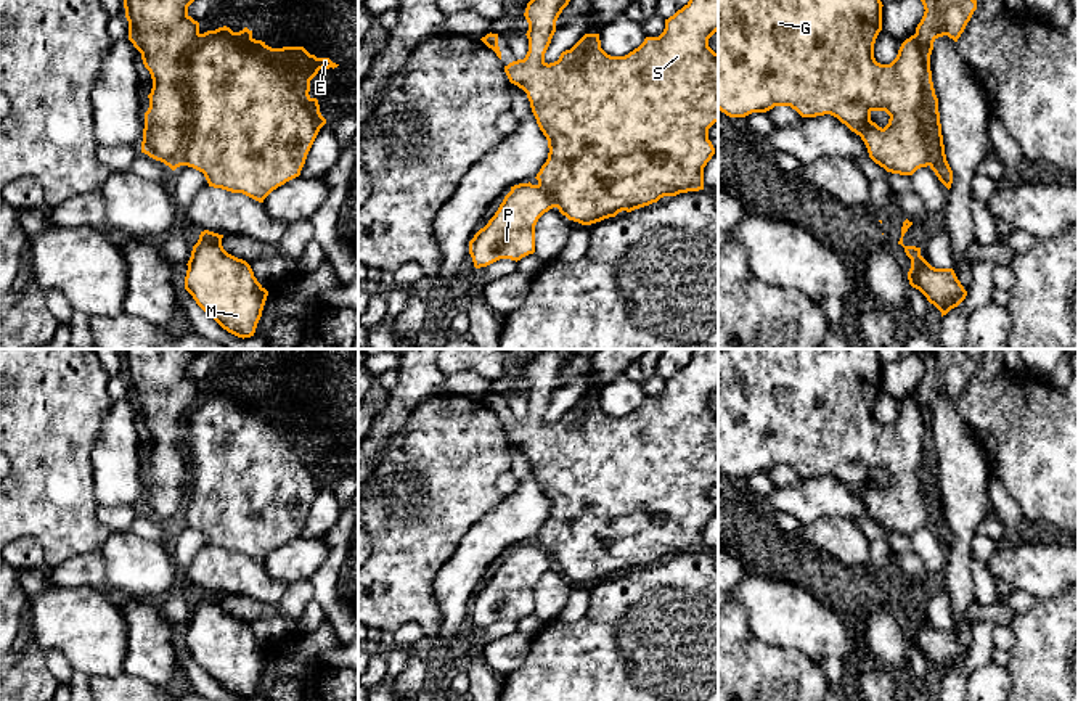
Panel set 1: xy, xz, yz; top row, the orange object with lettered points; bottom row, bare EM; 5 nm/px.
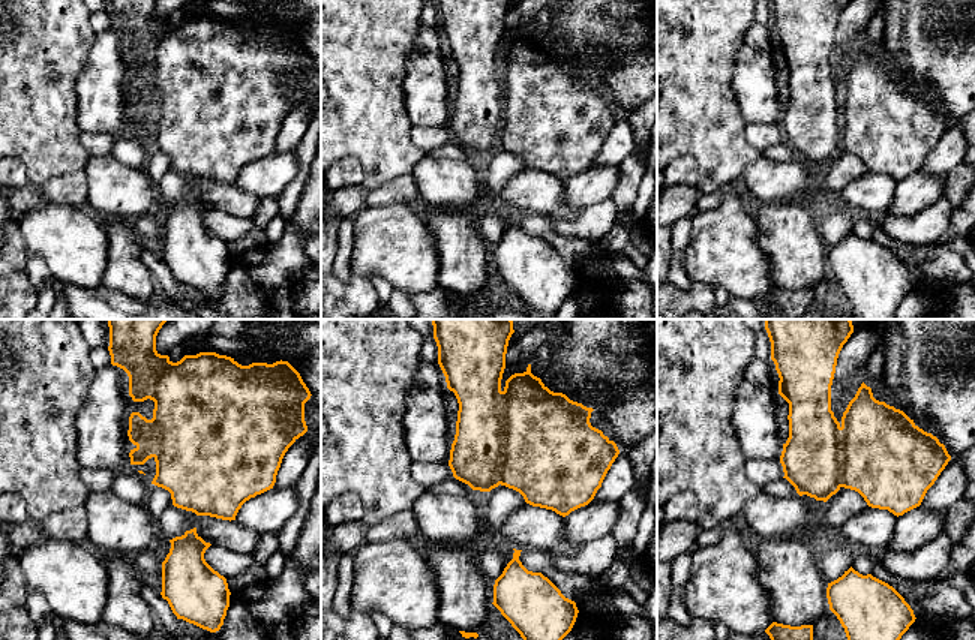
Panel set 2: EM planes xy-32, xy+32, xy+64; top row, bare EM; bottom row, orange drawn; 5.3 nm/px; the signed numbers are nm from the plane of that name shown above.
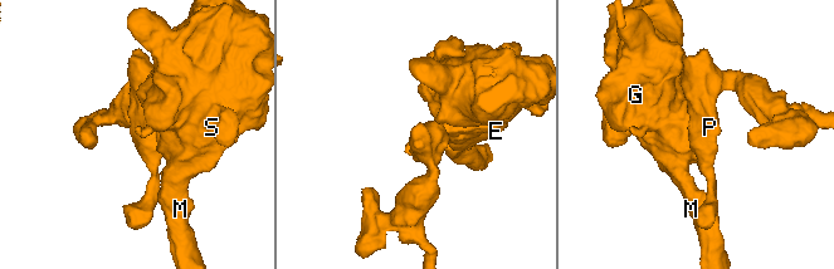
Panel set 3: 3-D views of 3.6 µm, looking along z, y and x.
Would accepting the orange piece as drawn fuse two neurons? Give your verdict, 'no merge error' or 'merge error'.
merge error

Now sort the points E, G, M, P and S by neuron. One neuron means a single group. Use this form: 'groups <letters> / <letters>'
groups E G M S / P

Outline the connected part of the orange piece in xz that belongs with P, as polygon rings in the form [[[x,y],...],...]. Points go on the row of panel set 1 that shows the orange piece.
[[[511,187],[495,215],[469,241],[474,267],[487,267],[500,259],[521,260],[535,252],[535,225],[556,207],[554,199],[540,187]]]

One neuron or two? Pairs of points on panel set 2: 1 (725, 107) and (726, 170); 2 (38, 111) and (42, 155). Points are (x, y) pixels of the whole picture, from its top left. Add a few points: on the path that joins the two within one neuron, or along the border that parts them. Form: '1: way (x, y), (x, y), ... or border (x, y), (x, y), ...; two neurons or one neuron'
1: way (725, 122), (725, 155); one neuron
2: way (38, 122), (42, 131), (42, 144); one neuron

